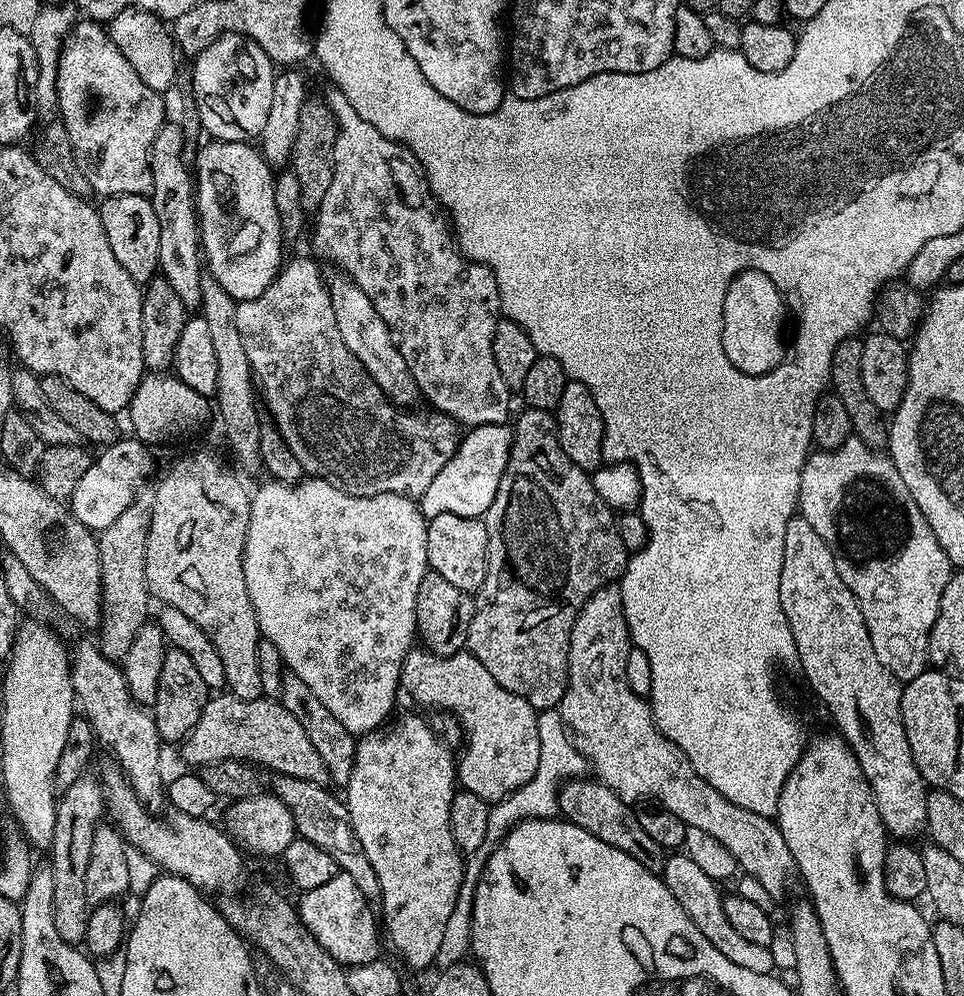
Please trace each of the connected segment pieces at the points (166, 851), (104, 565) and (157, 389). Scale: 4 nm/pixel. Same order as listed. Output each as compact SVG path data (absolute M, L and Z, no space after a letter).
M112 766L102 776L104 798L107 811L116 819L115 825L131 847L149 856L160 870L173 876L181 876L205 893L236 892L248 876L244 873L244 860L241 849L235 840L219 824L211 824L211 819L202 816L180 816L180 832L175 832L168 824L155 820L153 813L144 807L143 802L134 794L127 778L119 767Z
M148 486L141 487L135 493L130 506L110 522L110 526L99 533L100 541L100 569L102 582L100 583L100 599L102 611L98 633L98 647L100 653L108 660L123 661L130 650L130 642L134 642L134 634L138 634L141 626L149 623L148 616L148 583L144 577L146 566L146 542L150 534L150 518L152 517L152 503L156 497L155 491Z
M156 370L151 374L146 374L141 378L140 384L134 390L134 394L132 395L132 401L128 404L126 409L126 417L128 416L128 420L132 423L132 428L134 431L135 439L141 440L143 444L147 444L149 446L157 446L156 444L168 444L171 440L188 440L192 435L195 434L196 431L199 430L200 427L203 426L204 423L208 420L208 404L210 408L210 400L207 396L200 396L194 390L190 390L190 386L186 386L186 382L182 382L178 379L174 374L165 374L163 371Z

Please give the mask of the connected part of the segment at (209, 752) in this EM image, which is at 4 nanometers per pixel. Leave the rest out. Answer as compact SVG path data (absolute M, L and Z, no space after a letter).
M231 694L213 695L179 748L188 766L203 766L220 760L241 760L256 766L265 764L273 768L273 773L281 776L302 778L315 784L329 783L326 762L322 762L318 750L314 750L314 742L306 738L302 722L298 722L290 710L272 698L243 700Z

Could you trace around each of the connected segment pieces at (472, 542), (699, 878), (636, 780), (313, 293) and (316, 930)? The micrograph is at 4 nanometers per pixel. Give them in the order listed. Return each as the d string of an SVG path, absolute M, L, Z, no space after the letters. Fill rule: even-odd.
M438 514L428 520L426 558L433 572L469 594L479 593L488 569L488 535L483 519L462 514Z
M669 855L664 862L662 879L664 885L670 890L670 894L674 894L674 898L678 898L678 906L682 906L682 910L686 910L686 914L690 914L694 926L698 926L698 930L702 930L702 934L706 934L710 946L714 946L714 950L719 950L724 957L730 958L730 962L734 962L734 966L754 970L754 974L769 974L775 969L772 968L776 964L775 958L772 957L773 949L749 942L748 939L742 938L742 934L734 931L734 926L730 926L730 921L726 918L723 899L719 895L716 897L717 881L708 877L696 863L690 862L688 856Z
M619 583L603 584L590 599L584 603L582 610L576 615L576 621L570 634L568 647L568 685L564 696L560 699L558 709L568 735L571 736L574 747L590 762L595 779L599 780L618 798L635 805L642 800L658 800L666 806L666 810L674 810L678 818L689 828L697 828L710 838L718 838L730 854L734 854L737 869L745 876L758 878L762 886L769 891L776 901L783 901L792 879L797 879L798 873L794 854L790 854L790 846L786 846L786 838L782 838L780 828L769 817L759 816L750 810L738 807L730 802L714 786L702 779L694 770L686 754L667 735L656 729L654 709L645 697L639 696L631 689L630 682L624 673L626 658L630 649L630 637L626 626L626 614L622 610L622 594Z
M296 256L291 260L292 257L281 267L280 273L276 276L276 281L263 294L258 298L241 300L236 306L236 325L238 326L238 334L242 338L242 350L246 350L246 358L252 367L252 378L255 387L258 389L259 399L262 401L263 407L265 404L268 407L269 414L272 415L269 416L271 423L276 425L277 430L280 431L286 442L286 446L290 448L290 454L294 454L294 458L298 458L298 462L304 467L304 471L309 477L339 484L345 492L352 496L373 496L383 492L402 492L405 496L419 498L426 490L426 486L430 486L430 481L436 477L438 470L442 470L442 466L446 462L450 462L450 458L460 447L461 425L445 416L443 412L405 410L403 407L393 404L386 394L382 394L382 390L374 382L374 378L370 378L370 374L362 366L362 362L358 362L358 358L354 358L354 354L350 354L346 342L342 342L342 334L338 334L338 322L334 318L334 306L330 302L325 273L320 273L319 266L308 256Z
M337 874L334 878L330 878L330 882L325 882L314 890L300 892L298 898L300 898L300 904L298 900L300 921L341 966L365 964L381 955L382 936L378 931L377 913L370 901L362 894L362 890L354 886L354 878Z

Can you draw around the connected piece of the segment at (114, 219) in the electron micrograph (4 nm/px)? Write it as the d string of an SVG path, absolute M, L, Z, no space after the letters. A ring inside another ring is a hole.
M122 194L106 196L99 201L98 211L102 218L102 226L106 230L106 238L110 238L110 250L114 250L114 258L122 265L122 270L134 278L141 286L157 275L160 266L160 231L158 230L158 214L154 214L154 206L148 196Z

